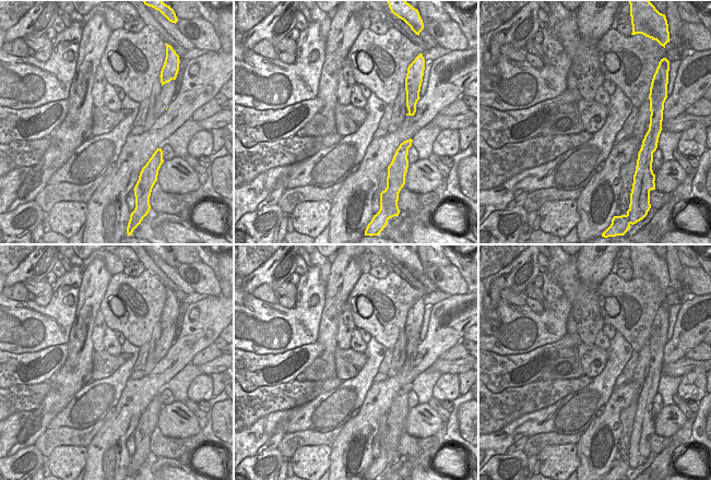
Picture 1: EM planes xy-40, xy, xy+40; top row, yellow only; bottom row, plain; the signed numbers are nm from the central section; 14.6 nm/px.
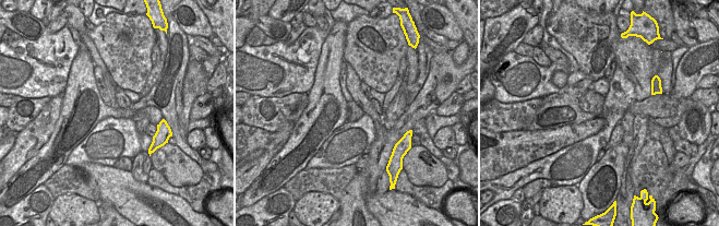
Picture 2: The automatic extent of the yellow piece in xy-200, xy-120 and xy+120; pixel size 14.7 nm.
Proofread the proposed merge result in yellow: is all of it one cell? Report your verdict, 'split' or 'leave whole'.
split

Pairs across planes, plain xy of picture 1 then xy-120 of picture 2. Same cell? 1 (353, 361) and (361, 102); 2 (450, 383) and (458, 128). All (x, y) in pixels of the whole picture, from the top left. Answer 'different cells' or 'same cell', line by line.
1: different cells
2: different cells

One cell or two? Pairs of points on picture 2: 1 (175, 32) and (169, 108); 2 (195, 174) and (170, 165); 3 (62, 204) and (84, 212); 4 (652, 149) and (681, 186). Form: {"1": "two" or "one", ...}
{"1": "one", "2": "one", "3": "one", "4": "one"}

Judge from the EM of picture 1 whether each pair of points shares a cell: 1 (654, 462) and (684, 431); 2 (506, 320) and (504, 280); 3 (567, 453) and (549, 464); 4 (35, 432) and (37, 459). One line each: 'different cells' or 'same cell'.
1: same cell
2: different cells
3: same cell
4: different cells

